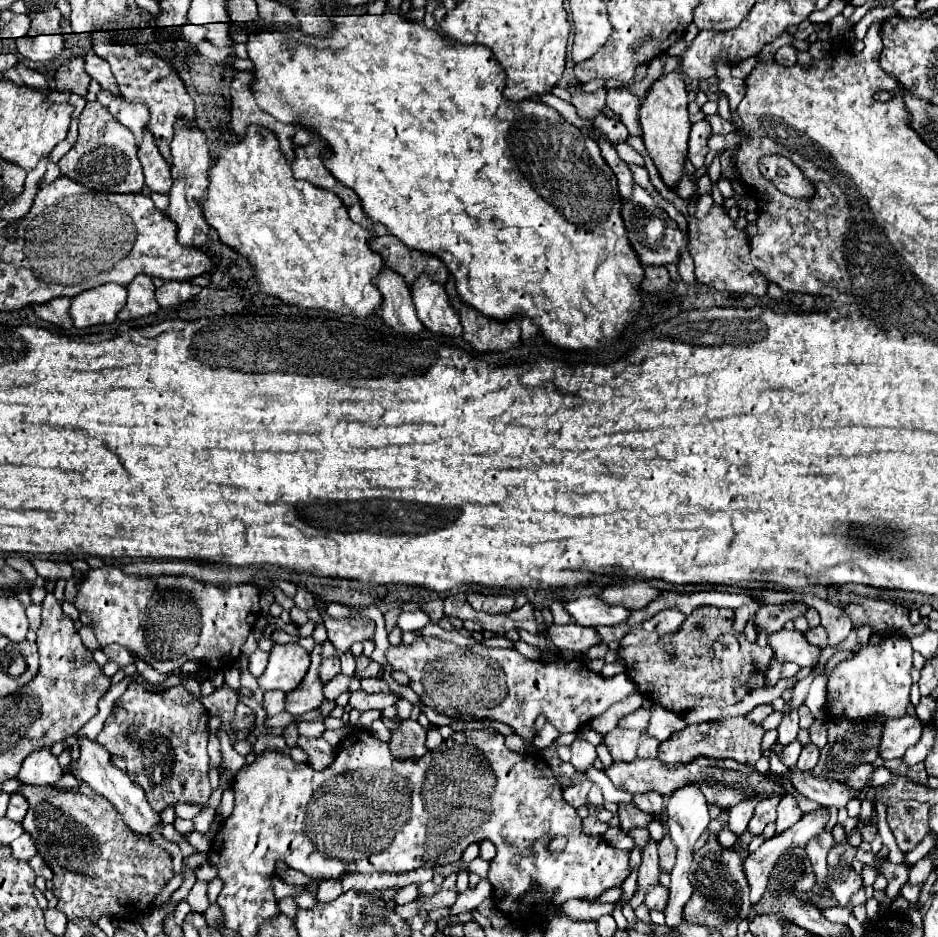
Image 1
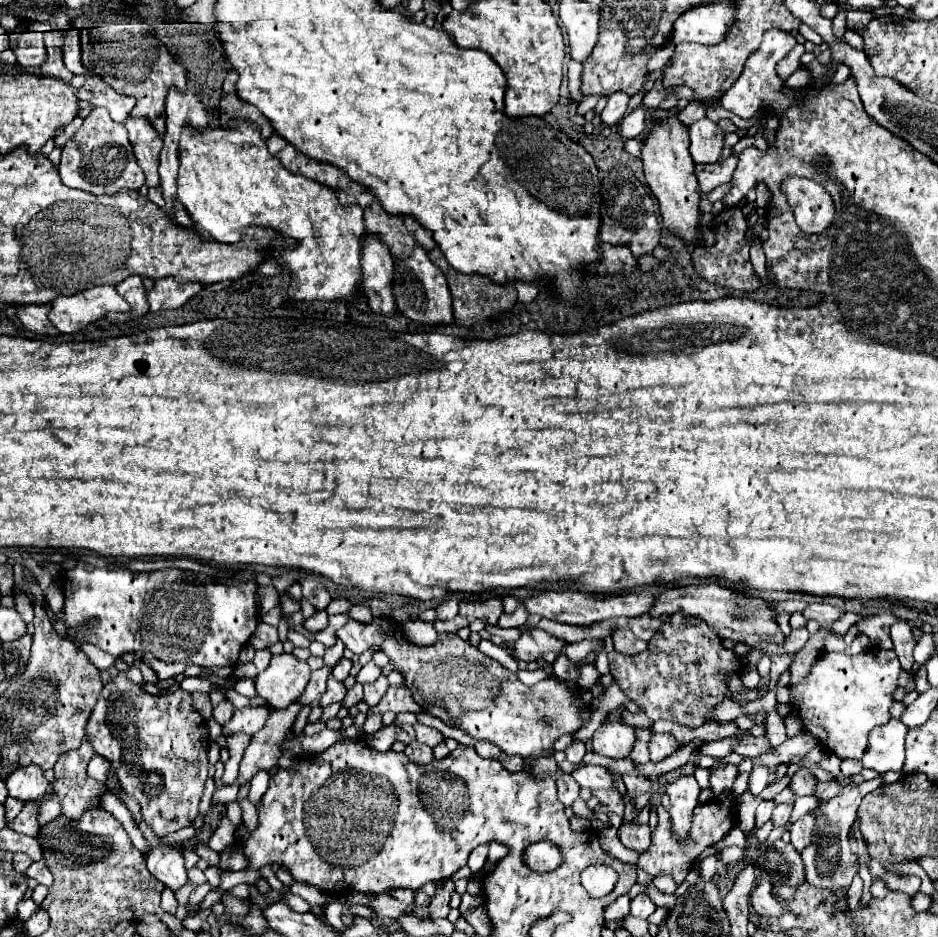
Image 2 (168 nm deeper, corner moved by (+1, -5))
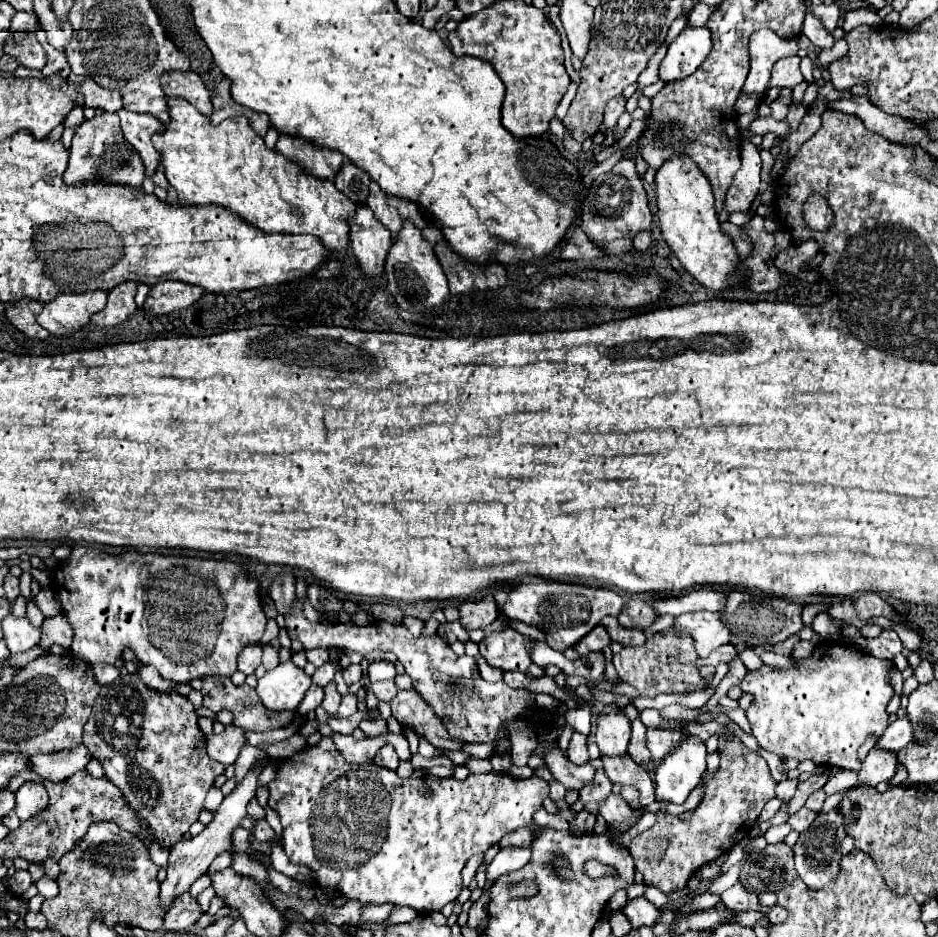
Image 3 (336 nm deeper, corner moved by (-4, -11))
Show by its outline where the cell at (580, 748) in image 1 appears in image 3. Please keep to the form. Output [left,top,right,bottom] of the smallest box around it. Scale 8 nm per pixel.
[567,733,589,765]

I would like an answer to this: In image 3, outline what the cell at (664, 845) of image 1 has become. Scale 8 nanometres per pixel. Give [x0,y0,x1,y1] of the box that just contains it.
[629,741,777,893]

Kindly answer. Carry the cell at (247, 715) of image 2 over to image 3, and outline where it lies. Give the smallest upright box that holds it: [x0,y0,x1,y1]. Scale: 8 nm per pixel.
[207,725,245,765]

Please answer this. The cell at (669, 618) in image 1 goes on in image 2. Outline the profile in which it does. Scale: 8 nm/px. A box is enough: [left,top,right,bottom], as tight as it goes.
[628,615,666,641]

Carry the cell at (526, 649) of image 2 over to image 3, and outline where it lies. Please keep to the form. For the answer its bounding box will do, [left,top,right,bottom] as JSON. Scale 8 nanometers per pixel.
[481,629,535,673]

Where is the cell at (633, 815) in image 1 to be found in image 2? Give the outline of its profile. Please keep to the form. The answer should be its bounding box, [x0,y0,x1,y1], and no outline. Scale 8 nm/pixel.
[592,789,624,817]

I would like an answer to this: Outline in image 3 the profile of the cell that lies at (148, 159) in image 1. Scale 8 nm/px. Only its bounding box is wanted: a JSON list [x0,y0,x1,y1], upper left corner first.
[117,107,165,179]

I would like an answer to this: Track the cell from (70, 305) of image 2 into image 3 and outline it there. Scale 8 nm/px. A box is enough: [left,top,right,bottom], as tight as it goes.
[37,291,107,335]

